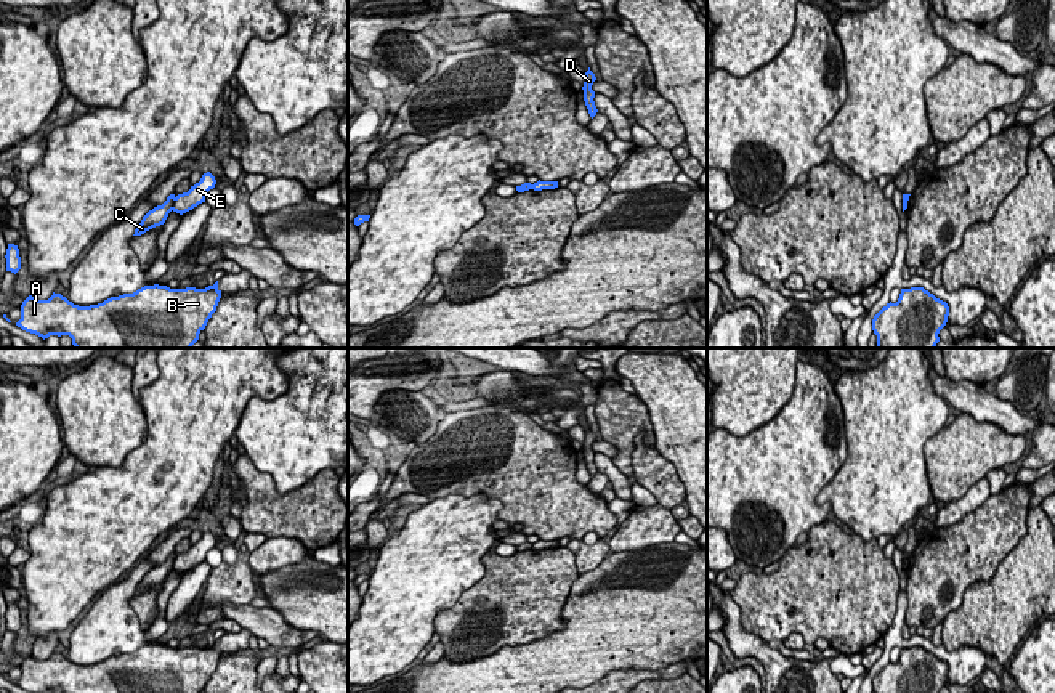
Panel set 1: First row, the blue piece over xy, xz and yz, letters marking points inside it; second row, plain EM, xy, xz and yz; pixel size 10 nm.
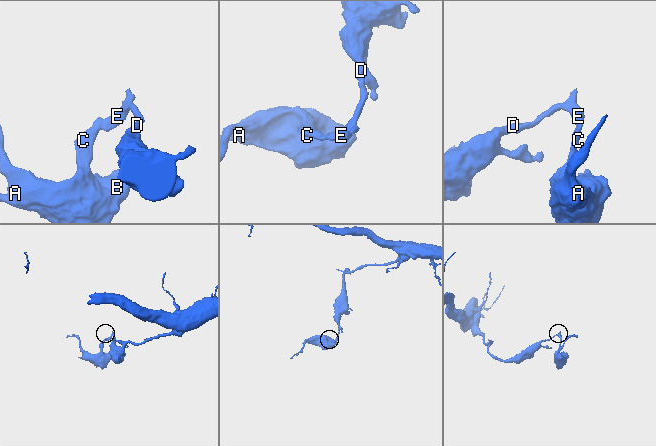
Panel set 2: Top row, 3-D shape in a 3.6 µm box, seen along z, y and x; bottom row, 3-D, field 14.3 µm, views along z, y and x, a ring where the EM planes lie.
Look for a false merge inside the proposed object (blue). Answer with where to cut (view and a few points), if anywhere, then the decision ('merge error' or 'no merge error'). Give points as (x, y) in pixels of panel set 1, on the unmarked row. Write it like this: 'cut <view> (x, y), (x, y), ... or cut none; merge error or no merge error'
cut xy (175, 557), (172, 568); merge error

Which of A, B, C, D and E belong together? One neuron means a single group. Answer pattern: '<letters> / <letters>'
A B C / D E

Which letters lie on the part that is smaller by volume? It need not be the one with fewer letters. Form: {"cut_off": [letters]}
{"cut_off": ["A", "B", "C"]}

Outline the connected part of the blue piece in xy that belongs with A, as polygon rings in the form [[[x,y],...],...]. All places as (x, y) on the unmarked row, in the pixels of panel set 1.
[[[218,640],[205,648],[144,645],[133,653],[111,656],[90,666],[74,664],[55,651],[48,659],[29,654],[21,664],[16,685],[30,693],[200,693],[216,671],[220,658]]]

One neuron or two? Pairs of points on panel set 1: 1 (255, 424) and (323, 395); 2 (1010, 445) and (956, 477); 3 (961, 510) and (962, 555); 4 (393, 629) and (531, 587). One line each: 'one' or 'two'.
1: one
2: one
3: two
4: two

